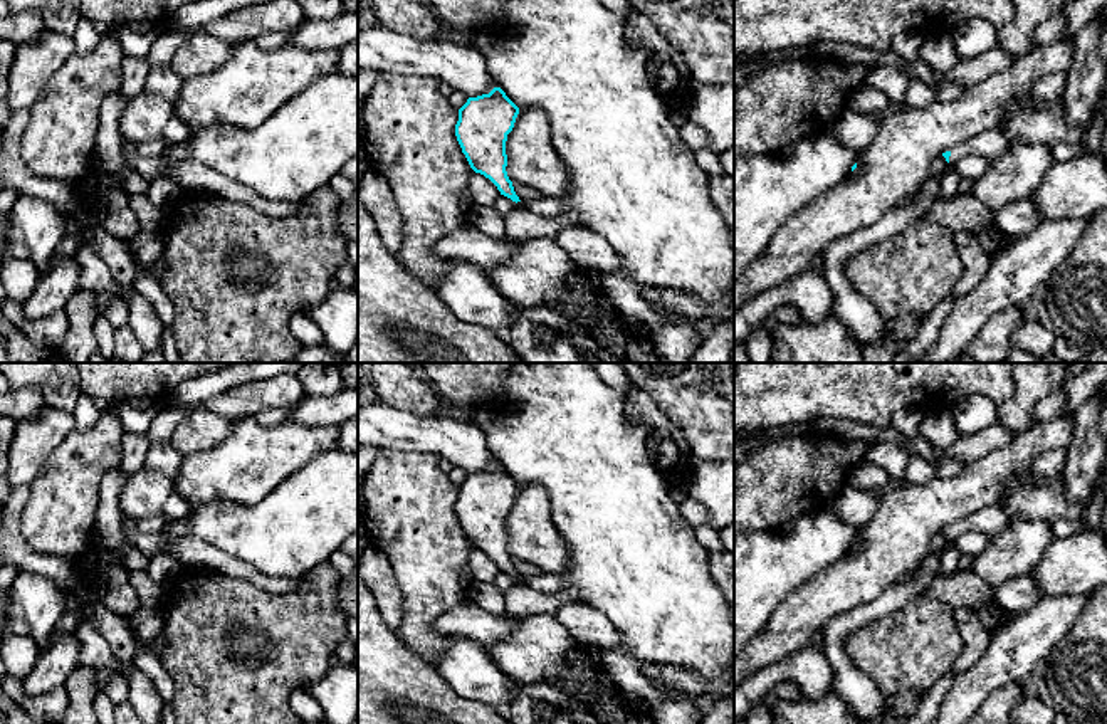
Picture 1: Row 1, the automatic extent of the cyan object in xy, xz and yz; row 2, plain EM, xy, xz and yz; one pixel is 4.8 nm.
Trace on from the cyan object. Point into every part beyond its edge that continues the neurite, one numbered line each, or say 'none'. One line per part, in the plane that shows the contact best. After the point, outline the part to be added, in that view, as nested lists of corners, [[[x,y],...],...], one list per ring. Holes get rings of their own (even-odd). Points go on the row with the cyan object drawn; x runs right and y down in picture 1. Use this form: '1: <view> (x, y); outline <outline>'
1: yz (993, 143); outline [[[1001,126],[988,129],[971,139],[963,141],[954,150],[951,150],[949,163],[954,165],[959,158],[966,155],[979,155],[988,161],[993,161],[1005,155],[1011,148],[1011,141]]]

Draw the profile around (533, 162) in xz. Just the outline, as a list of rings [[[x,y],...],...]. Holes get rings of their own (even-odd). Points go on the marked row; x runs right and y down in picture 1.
[[[522,108],[506,141],[507,176],[512,183],[558,198],[568,190],[568,171],[551,141],[548,114],[539,108]]]

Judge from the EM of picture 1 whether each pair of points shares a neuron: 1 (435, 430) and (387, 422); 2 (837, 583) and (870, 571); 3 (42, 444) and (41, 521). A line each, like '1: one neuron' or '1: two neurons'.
1: one neuron
2: one neuron
3: two neurons

